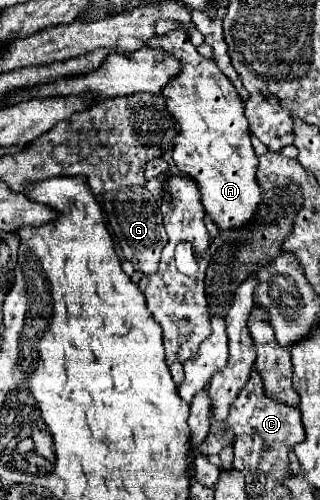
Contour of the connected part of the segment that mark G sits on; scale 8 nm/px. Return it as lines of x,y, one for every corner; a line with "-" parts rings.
120,187
104,195
104,211
108,215
108,223
116,235
116,241
122,249
124,259
132,261
136,271
154,273
160,263
160,253
168,241
162,215
156,199
146,187

